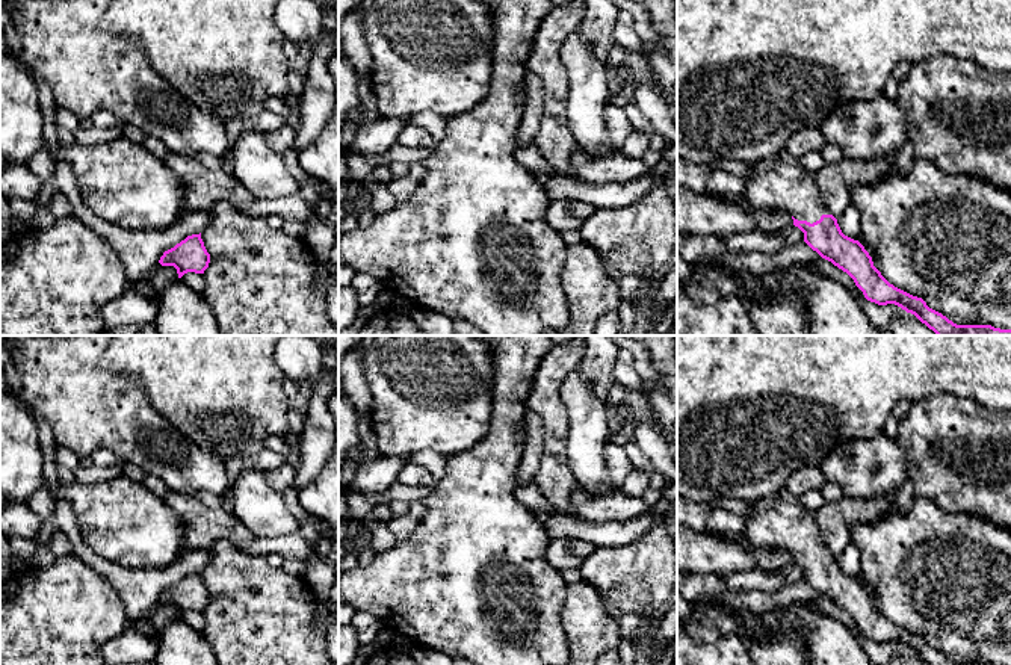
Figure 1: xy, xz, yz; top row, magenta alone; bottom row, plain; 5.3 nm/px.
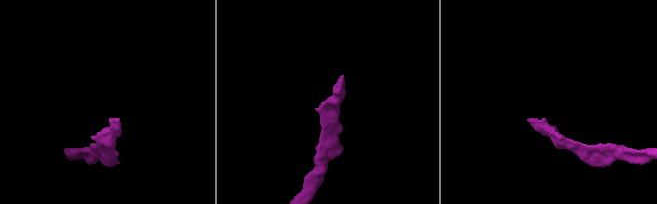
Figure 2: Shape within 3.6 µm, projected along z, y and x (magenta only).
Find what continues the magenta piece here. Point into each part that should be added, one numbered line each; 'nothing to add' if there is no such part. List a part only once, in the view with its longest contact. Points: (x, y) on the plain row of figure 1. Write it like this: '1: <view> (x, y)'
1: yz (782, 522)

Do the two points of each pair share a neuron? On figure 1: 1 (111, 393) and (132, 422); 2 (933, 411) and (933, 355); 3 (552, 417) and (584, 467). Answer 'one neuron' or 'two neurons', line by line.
1: one neuron
2: two neurons
3: two neurons

